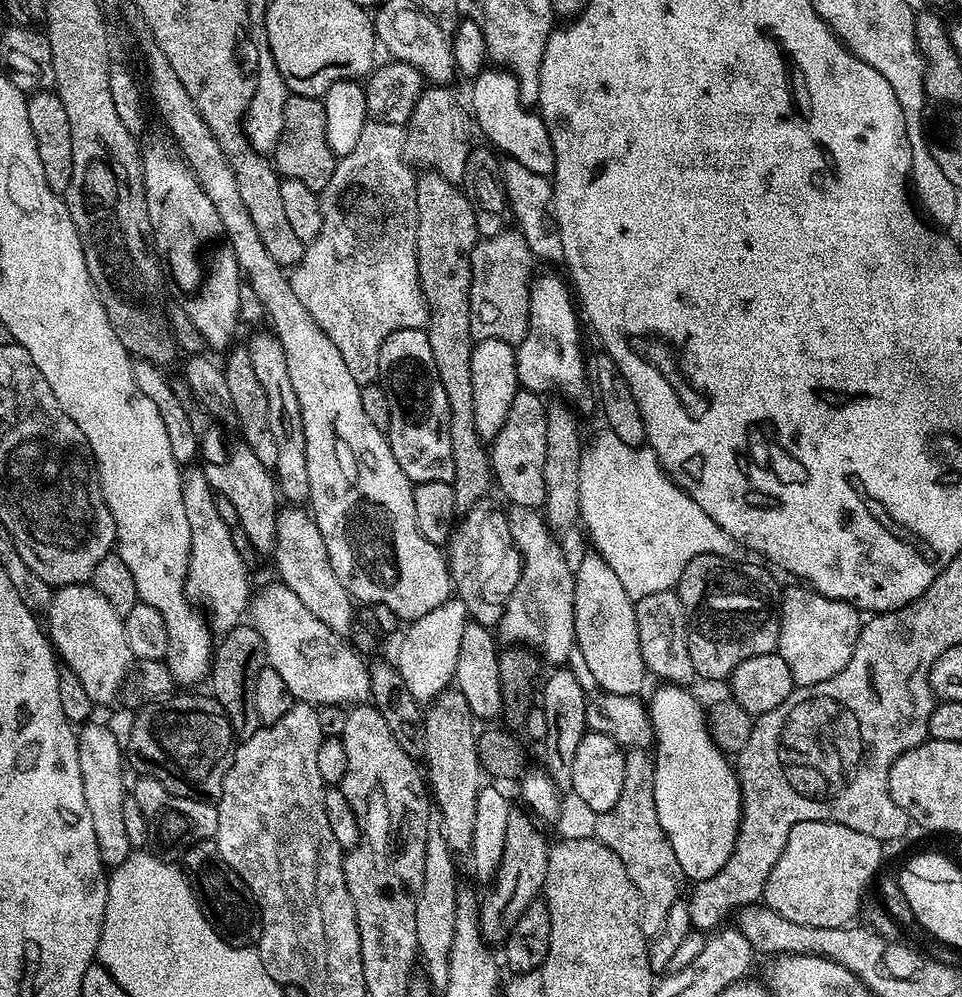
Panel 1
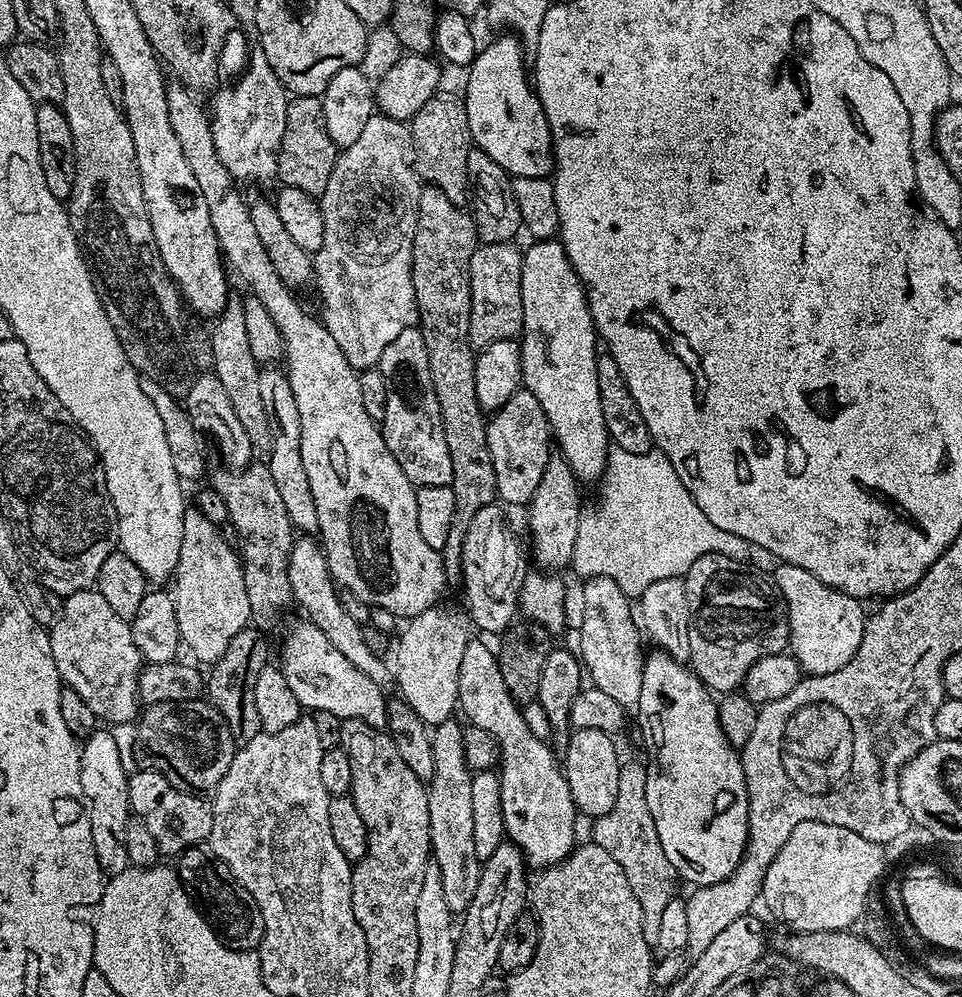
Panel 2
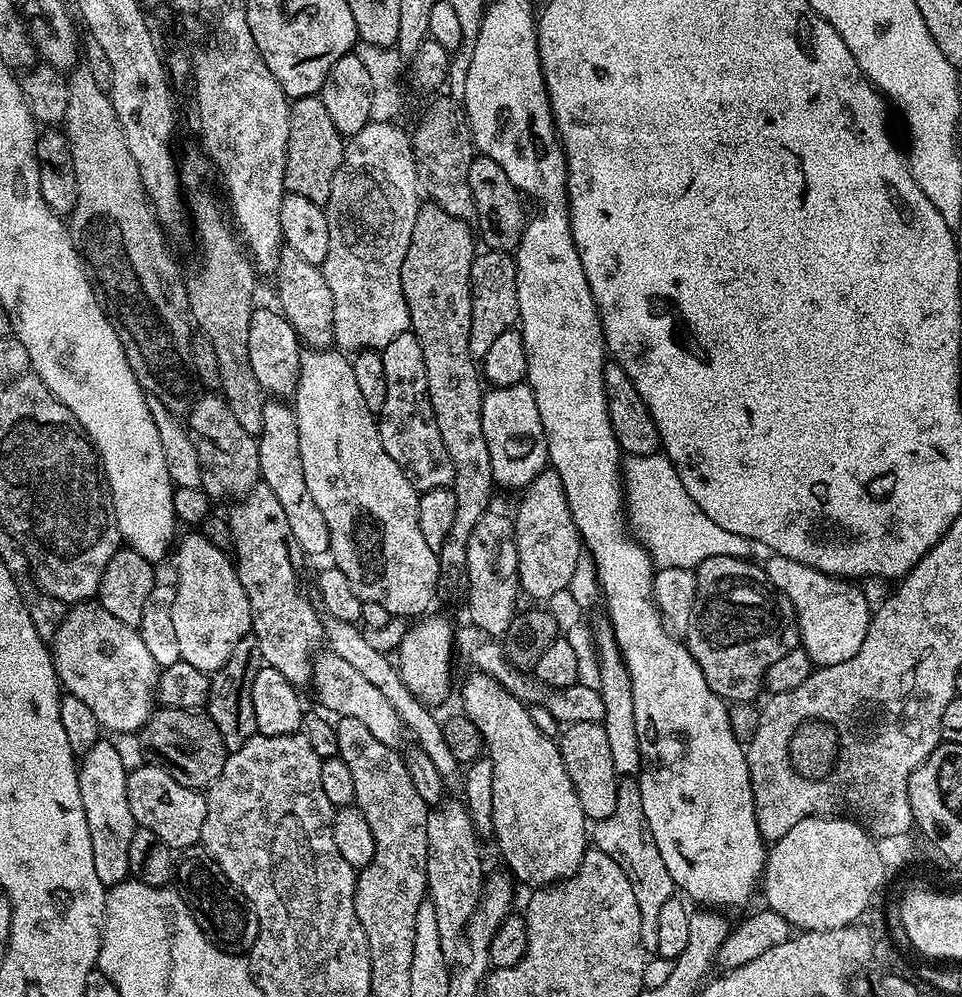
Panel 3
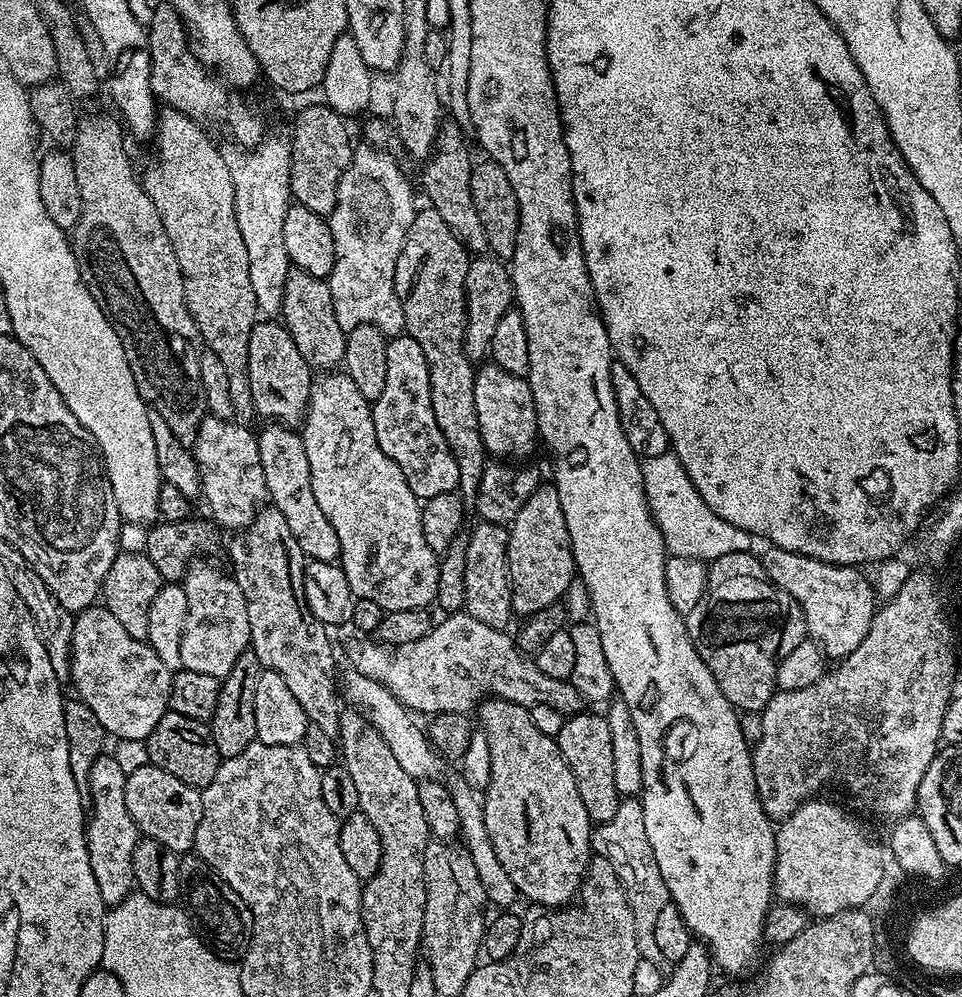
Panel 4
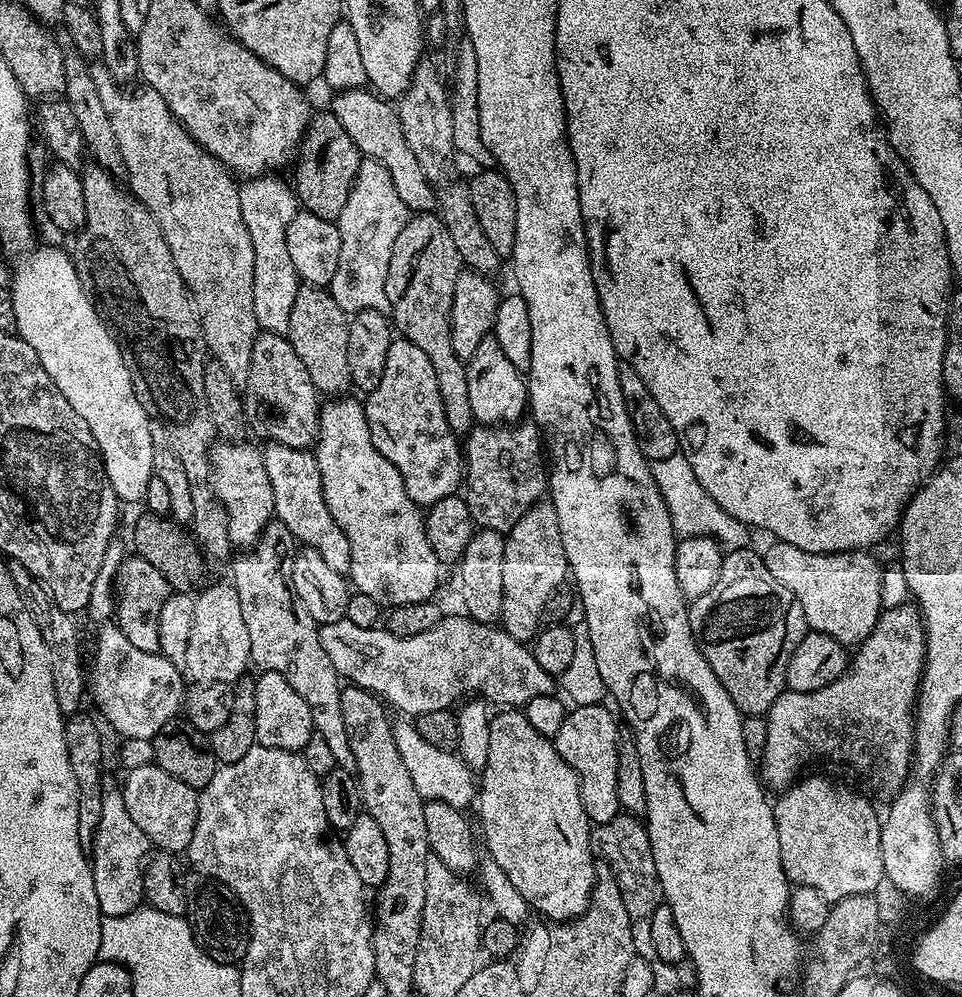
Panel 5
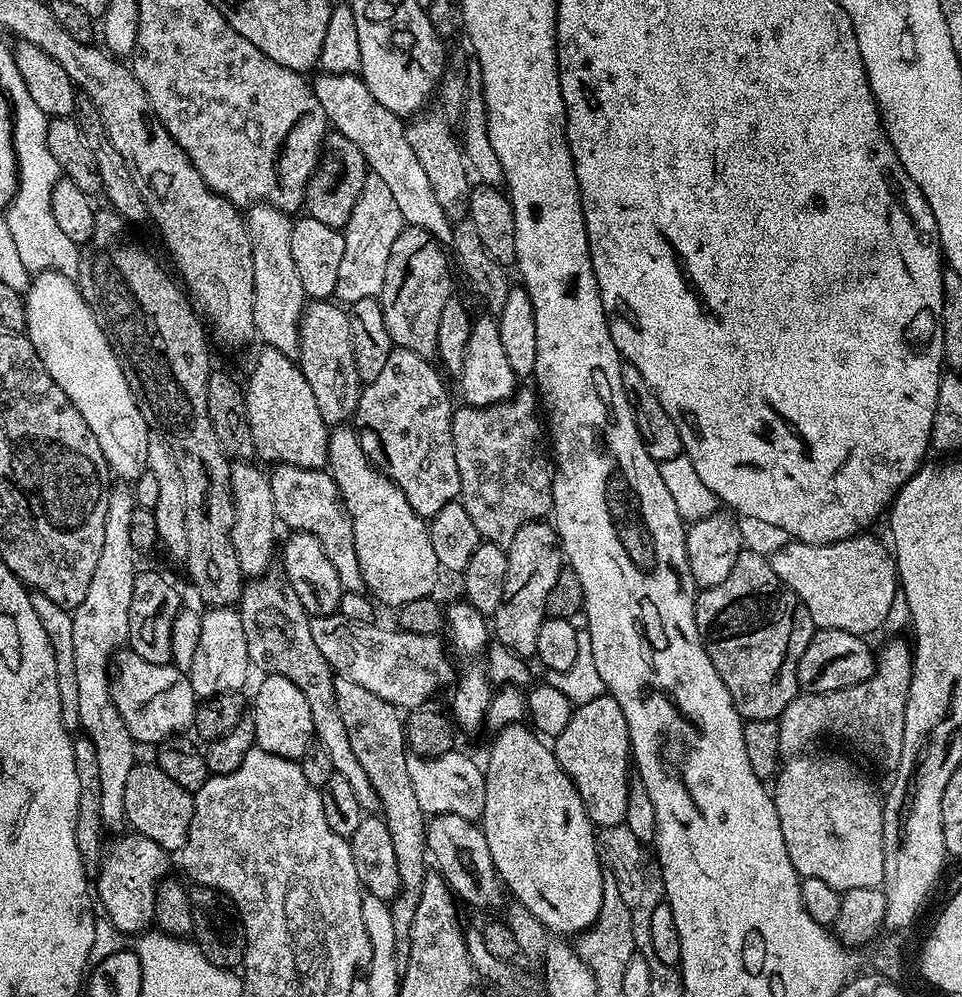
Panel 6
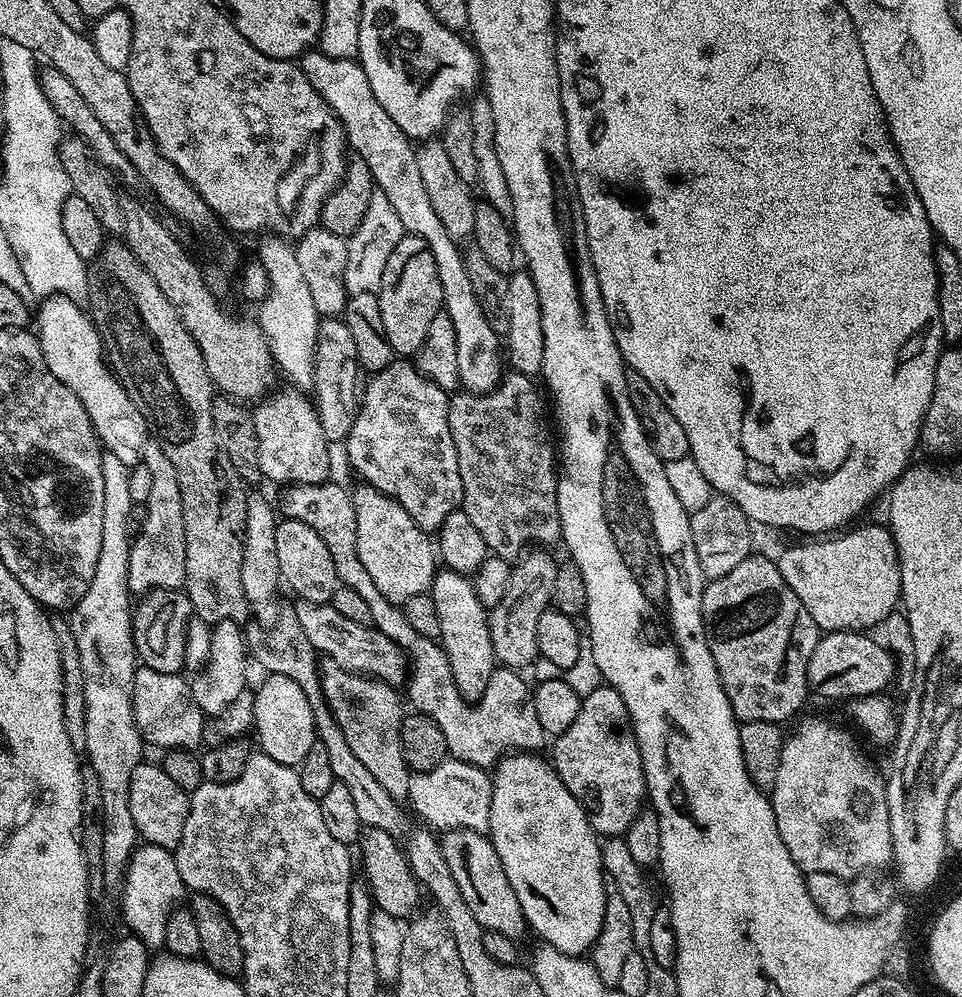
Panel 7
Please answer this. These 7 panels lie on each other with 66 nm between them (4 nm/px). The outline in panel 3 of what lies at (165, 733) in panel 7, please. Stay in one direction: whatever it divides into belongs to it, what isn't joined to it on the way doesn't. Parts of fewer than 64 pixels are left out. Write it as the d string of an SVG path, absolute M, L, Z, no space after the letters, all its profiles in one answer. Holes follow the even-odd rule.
M99 602L73 604L65 611L62 626L58 626L56 636L50 641L50 651L63 691L74 698L82 698L82 702L90 706L94 718L98 718L101 729L108 731L109 728L112 734L139 733L154 711L158 669L137 629L126 626L126 622L118 622L118 618Z

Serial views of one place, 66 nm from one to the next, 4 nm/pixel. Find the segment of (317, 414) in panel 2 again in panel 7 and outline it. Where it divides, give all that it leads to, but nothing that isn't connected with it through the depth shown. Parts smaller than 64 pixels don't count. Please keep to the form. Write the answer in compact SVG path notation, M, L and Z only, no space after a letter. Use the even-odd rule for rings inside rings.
M361 483L359 487L352 492L358 522L358 558L362 558L362 566L366 566L374 586L386 594L390 603L401 606L410 598L425 595L438 571L433 537L421 530L396 500L369 484Z

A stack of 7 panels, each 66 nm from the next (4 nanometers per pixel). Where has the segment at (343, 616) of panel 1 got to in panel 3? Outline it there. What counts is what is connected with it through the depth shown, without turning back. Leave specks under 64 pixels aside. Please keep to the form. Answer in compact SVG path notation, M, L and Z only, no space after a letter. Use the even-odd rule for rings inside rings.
M342 620L327 621L324 627L324 637L329 651L345 659L350 666L354 667L354 670L357 670L358 674L361 674L362 678L366 678L368 682L373 683L389 699L400 720L403 721L405 729L411 735L412 733L416 735L417 740L415 741L417 745L429 755L430 762L433 762L435 769L442 777L445 789L454 794L461 793L464 787L464 770L462 765L454 758L454 754L450 753L441 721L439 719L436 720L433 715L435 713L408 690L395 663L385 653L373 649L371 645L367 645L363 629L353 622Z

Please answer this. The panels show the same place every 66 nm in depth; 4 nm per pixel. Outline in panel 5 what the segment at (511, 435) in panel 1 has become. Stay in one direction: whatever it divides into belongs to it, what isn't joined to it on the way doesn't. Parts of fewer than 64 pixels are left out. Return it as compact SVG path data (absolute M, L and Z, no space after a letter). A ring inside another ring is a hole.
M489 334L478 342L474 354L466 362L466 387L470 389L470 410L473 421L484 426L511 426L525 419L528 407L528 381L525 373L519 372L510 361L506 359L506 354L502 351L502 346L498 346L496 337Z

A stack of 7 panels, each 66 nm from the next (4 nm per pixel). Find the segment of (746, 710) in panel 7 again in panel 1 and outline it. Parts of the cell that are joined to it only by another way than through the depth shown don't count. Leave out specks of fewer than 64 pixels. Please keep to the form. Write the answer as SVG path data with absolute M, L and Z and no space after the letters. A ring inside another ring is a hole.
M702 554L686 566L674 589L688 620L690 662L699 679L727 681L746 658L777 651L782 592L766 569L748 563Z

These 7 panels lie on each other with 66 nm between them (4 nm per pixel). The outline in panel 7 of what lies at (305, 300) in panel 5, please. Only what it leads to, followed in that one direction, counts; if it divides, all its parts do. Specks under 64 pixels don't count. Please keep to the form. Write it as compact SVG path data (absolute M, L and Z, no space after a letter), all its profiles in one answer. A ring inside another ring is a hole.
M321 319L316 339L312 389L317 416L329 442L347 441L350 426L354 426L354 418L358 418L358 410L364 402L365 383L366 373L358 362L358 349L354 347L354 338L350 338L350 330L343 319Z

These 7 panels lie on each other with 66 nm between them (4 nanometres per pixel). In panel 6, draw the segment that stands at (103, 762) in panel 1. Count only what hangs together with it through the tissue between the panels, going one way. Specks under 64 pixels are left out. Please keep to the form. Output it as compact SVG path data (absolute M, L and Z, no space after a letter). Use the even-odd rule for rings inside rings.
M128 830L120 835L124 834L125 836L118 837L113 844L111 841L106 855L100 861L100 873L94 877L94 896L99 907L100 904L104 907L103 915L121 934L128 934L128 932L139 934L153 927L156 918L156 887L169 875L170 856L162 846L158 846L158 842L146 838L141 832Z

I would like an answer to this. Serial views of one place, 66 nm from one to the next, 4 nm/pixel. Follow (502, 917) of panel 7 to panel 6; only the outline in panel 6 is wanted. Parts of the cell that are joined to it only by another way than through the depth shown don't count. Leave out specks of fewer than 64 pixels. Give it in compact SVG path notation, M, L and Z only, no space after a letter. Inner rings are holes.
M438 814L427 821L426 842L427 855L436 859L435 867L463 903L465 900L472 908L496 908L503 902L506 892L494 866L494 858L490 858L486 834L479 823L458 814Z

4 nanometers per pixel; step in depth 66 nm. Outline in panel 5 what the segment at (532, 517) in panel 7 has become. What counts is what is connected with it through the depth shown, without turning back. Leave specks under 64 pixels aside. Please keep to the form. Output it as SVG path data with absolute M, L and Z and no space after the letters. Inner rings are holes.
M532 422L476 426L467 433L462 448L462 495L480 528L507 534L530 506L545 499L550 476L546 471L545 453L544 456L540 453L540 440L542 433Z

